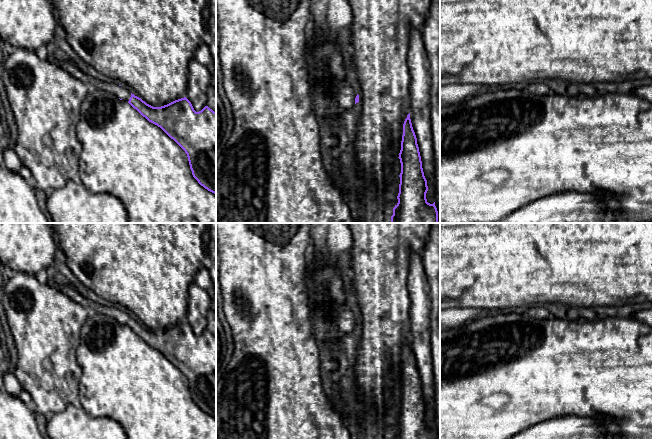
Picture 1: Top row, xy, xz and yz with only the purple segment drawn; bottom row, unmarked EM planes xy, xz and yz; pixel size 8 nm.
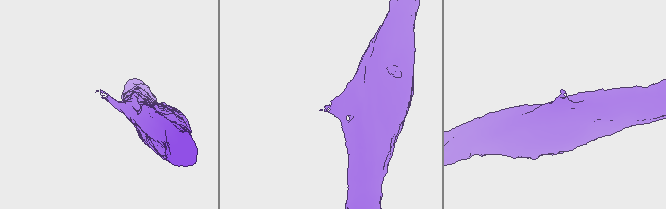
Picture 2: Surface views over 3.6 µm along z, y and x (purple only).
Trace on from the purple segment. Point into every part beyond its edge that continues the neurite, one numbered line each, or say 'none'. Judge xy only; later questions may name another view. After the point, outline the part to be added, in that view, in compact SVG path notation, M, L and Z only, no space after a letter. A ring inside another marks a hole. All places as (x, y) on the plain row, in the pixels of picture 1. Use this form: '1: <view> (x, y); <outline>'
1: xy (52, 280); M44 274L41 276L42 280L51 287L63 292L73 301L83 305L85 308L93 309L97 312L103 313L107 316L113 317L118 322L129 325L131 317L122 310L114 306L107 306L104 302L94 302L90 298L83 296L76 289L64 283L59 277L54 274Z

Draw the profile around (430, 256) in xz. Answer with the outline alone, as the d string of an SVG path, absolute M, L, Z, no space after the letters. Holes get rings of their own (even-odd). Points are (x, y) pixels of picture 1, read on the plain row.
M432 223L428 241L421 253L424 271L430 286L430 328L431 328L431 352L433 360L433 375L435 385L434 399L434 426L440 439L440 223Z

